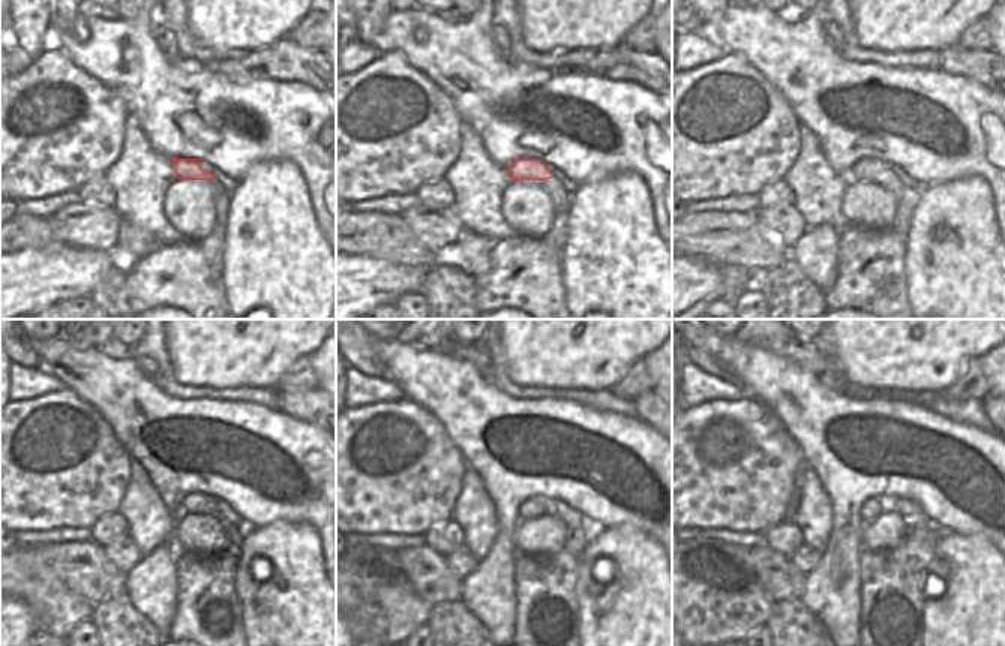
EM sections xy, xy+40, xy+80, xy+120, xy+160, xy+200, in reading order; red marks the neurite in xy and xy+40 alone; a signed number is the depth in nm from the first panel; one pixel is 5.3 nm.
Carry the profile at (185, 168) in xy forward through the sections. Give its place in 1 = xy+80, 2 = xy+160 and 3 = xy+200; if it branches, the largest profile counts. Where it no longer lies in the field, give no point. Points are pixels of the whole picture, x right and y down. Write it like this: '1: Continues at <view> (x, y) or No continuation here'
1: Continues at xy+80 (869, 170)
2: Continues at xy+160 (533, 507)
3: Continues at xy+200 (870, 510).

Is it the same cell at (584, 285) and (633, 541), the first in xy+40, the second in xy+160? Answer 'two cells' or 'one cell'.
one cell

